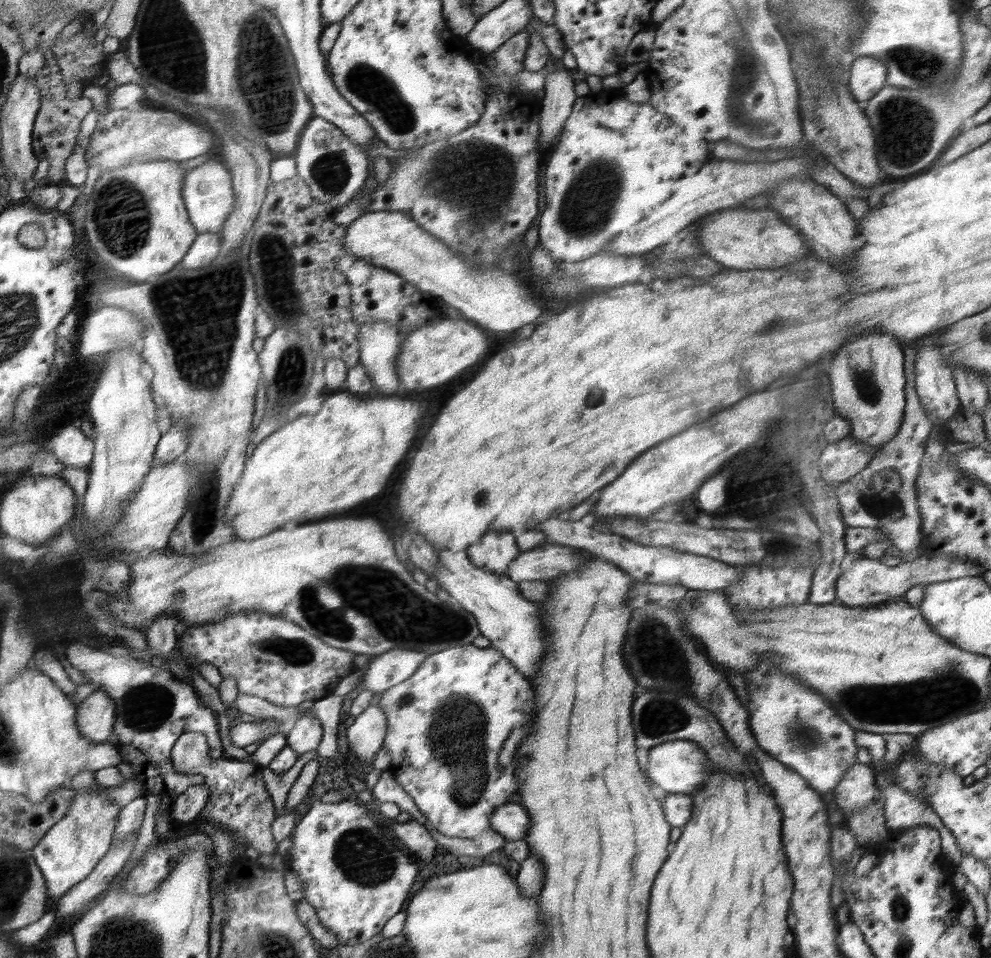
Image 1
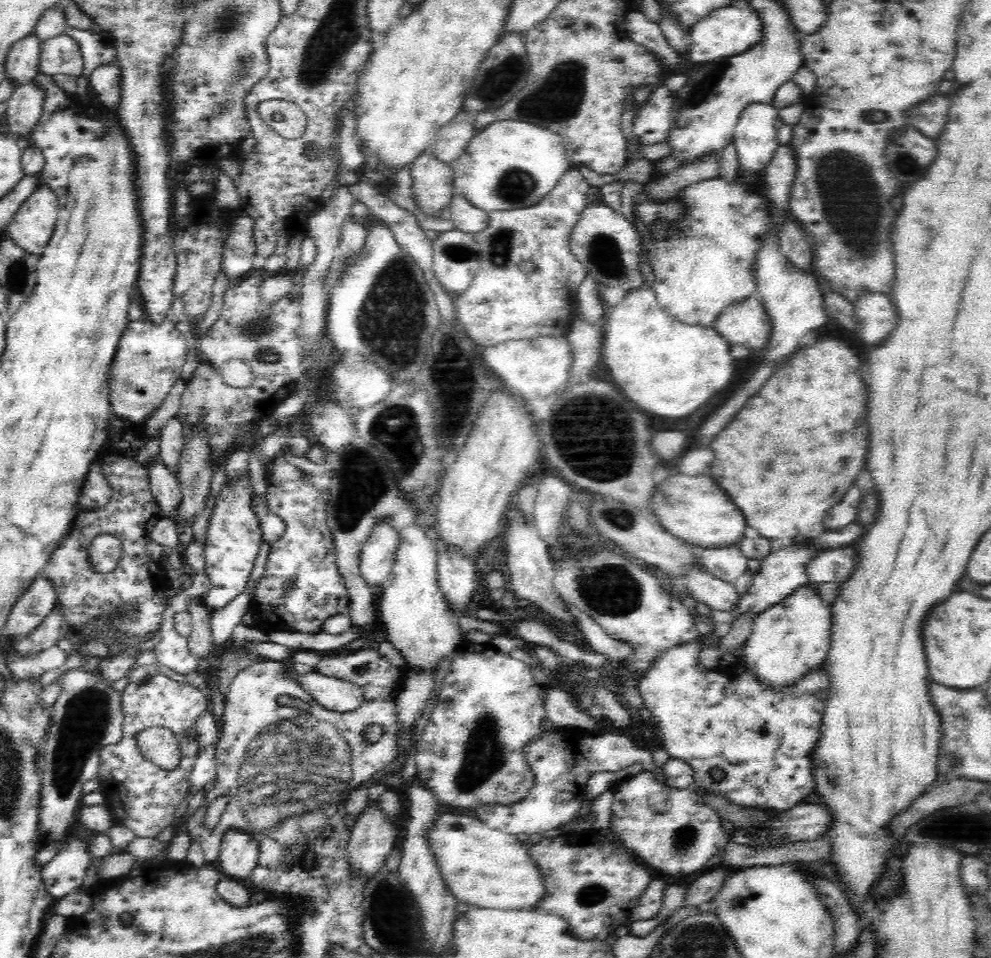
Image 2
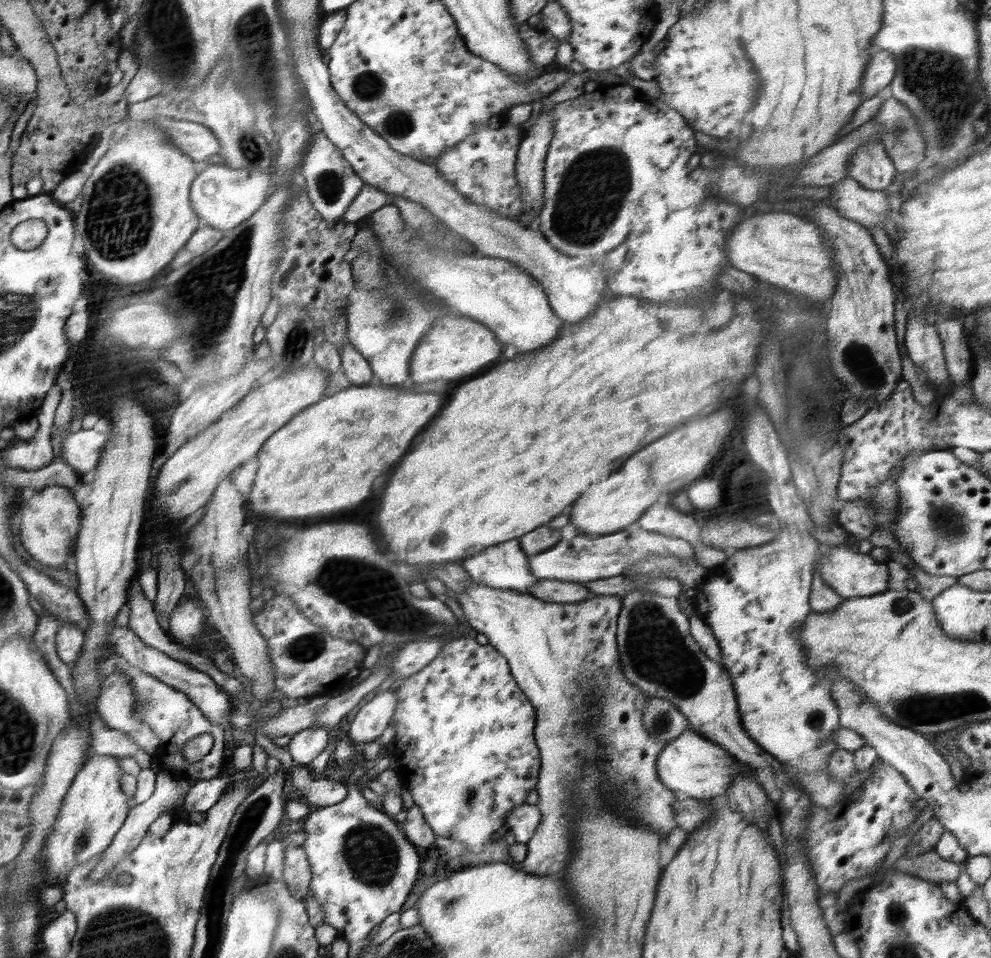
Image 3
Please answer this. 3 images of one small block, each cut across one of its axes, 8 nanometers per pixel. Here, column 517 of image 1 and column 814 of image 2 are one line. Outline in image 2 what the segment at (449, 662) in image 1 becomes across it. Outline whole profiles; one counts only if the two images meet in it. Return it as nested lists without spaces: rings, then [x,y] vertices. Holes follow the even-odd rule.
[[[682,644],[682,646],[674,646],[670,650],[666,650],[652,666],[650,670],[644,674],[642,680],[636,682],[642,698],[644,698],[644,706],[648,706],[652,710],[652,720],[658,722],[658,726],[662,728],[662,748],[670,754],[670,758],[680,758],[684,762],[690,764],[690,768],[694,770],[694,788],[702,794],[710,794],[716,792],[724,798],[730,798],[736,804],[742,806],[752,806],[752,808],[774,808],[776,812],[782,810],[792,810],[798,804],[804,804],[804,798],[808,798],[814,792],[814,778],[812,778],[812,750],[820,738],[820,726],[822,726],[822,714],[824,714],[824,700],[828,698],[828,674],[824,664],[820,668],[816,668],[816,672],[808,674],[806,678],[802,678],[796,686],[786,688],[786,686],[776,686],[776,688],[768,688],[762,686],[752,674],[748,672],[734,672],[734,666],[730,670],[700,670],[698,668],[698,654],[700,654],[700,644]]]

